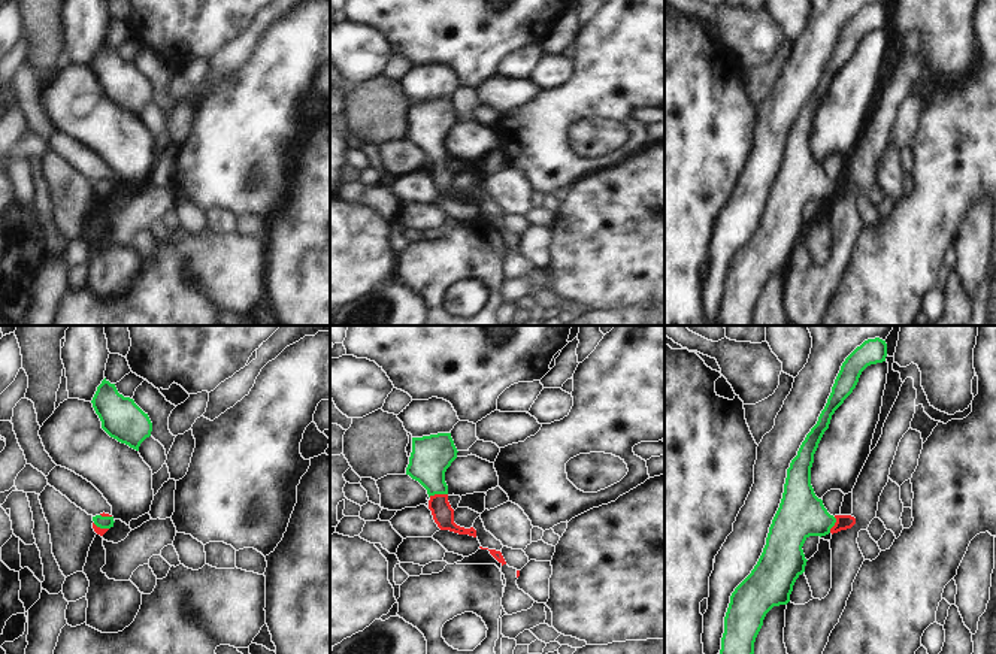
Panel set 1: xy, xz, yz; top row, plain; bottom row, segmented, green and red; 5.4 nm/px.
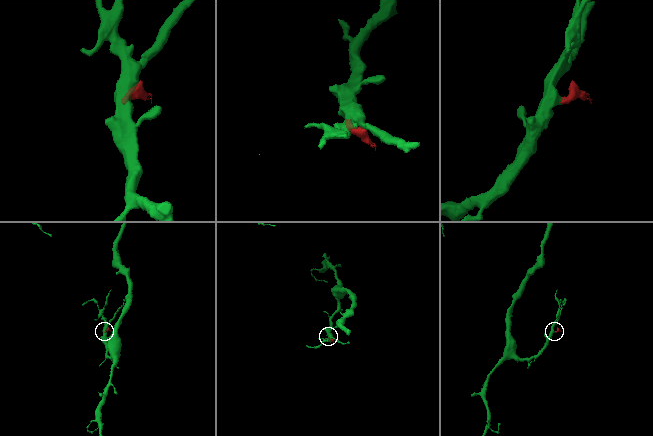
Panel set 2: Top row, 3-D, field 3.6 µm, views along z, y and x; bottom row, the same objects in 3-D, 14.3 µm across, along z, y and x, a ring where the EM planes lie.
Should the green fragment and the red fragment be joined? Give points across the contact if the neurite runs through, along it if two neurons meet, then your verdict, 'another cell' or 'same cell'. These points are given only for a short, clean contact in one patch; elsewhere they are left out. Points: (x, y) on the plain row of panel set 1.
way xz (430, 123), (430, 141), (438, 159), (438, 169), (442, 178); same cell

